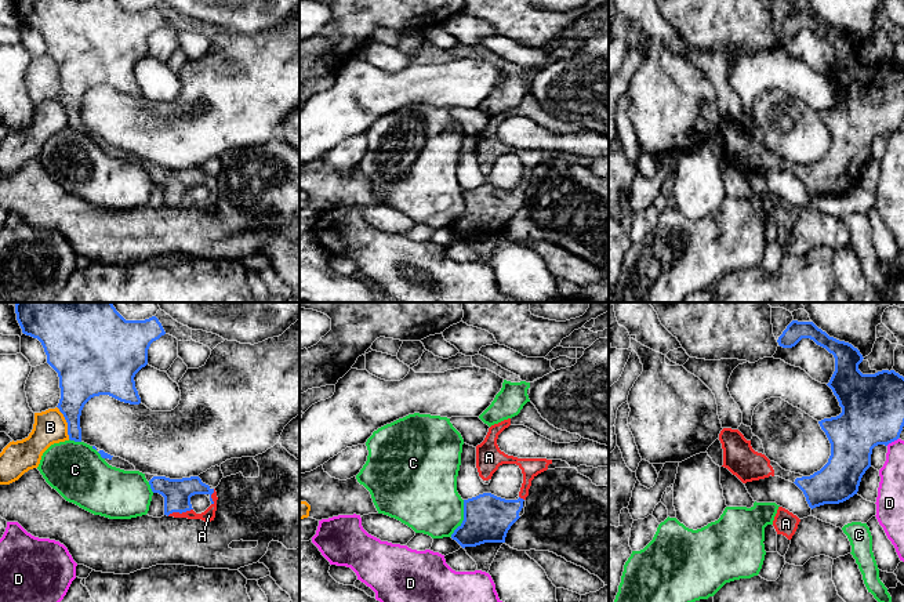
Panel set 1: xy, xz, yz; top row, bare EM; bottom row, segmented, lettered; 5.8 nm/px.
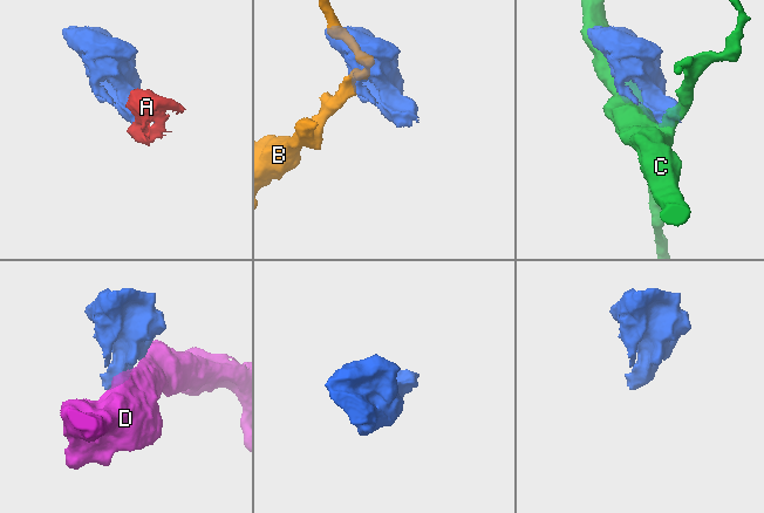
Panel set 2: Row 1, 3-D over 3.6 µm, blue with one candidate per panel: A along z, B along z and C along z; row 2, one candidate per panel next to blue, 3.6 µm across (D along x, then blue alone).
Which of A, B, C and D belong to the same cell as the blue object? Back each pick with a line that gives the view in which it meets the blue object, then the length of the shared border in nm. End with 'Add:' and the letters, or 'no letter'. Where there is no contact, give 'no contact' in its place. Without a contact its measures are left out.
A: contact in xy; length 160 nm
Add: A

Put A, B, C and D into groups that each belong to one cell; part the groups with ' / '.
A / B / C / D

